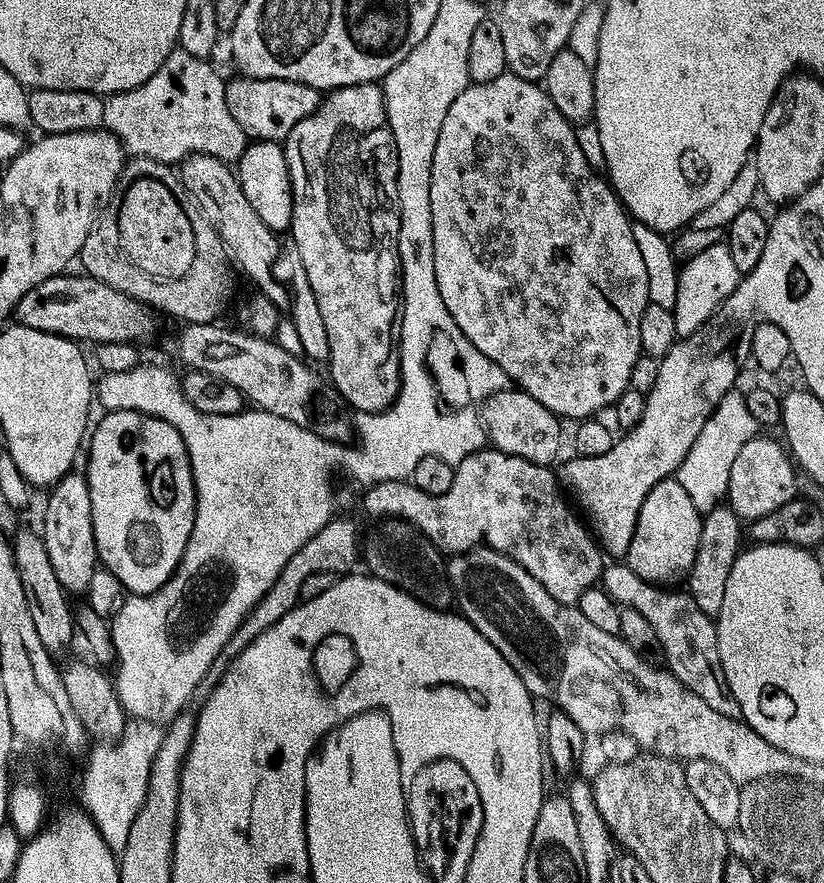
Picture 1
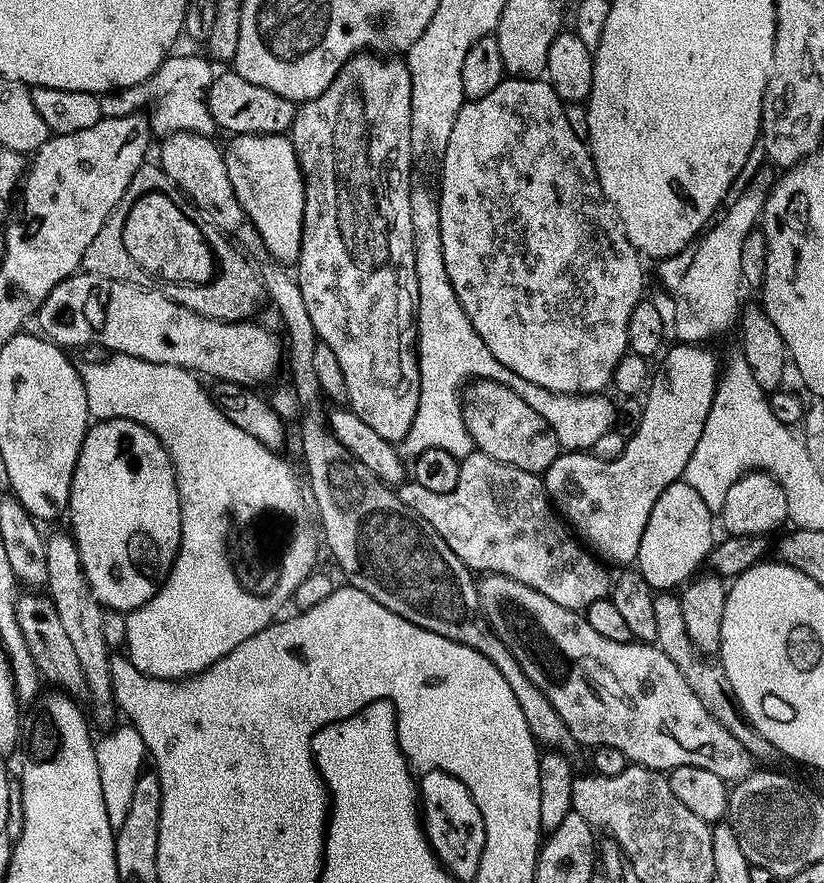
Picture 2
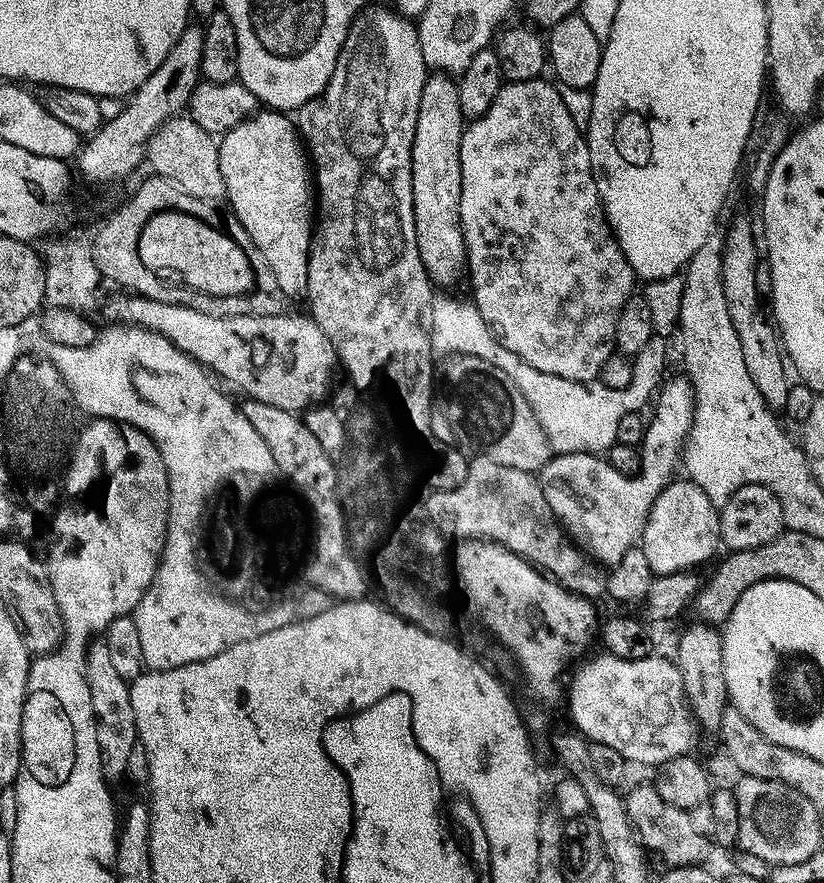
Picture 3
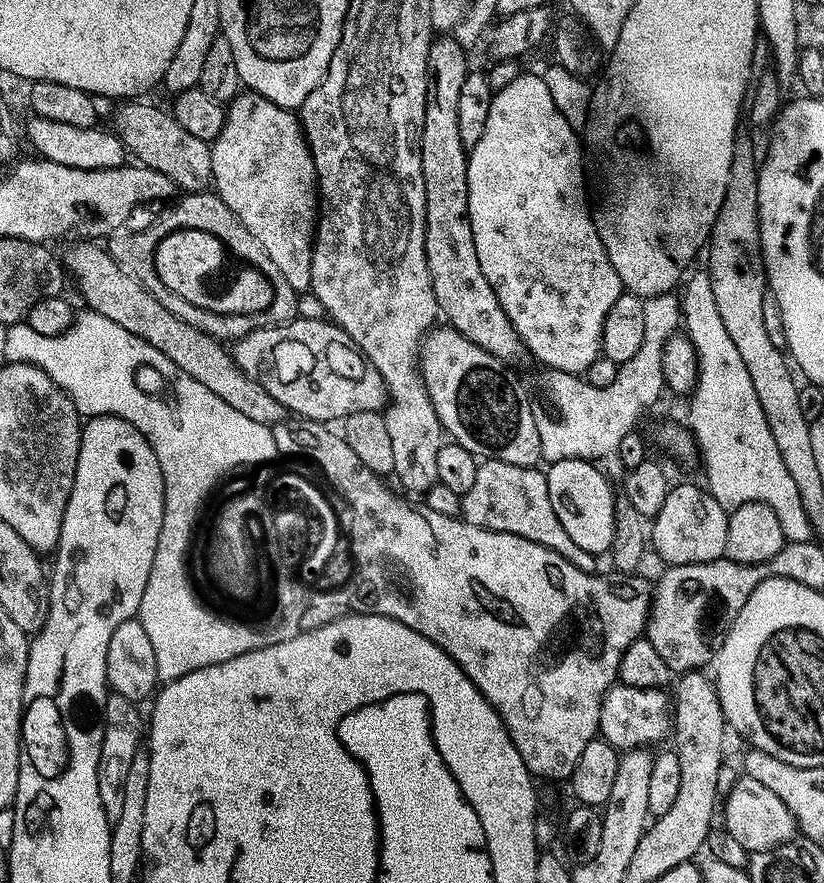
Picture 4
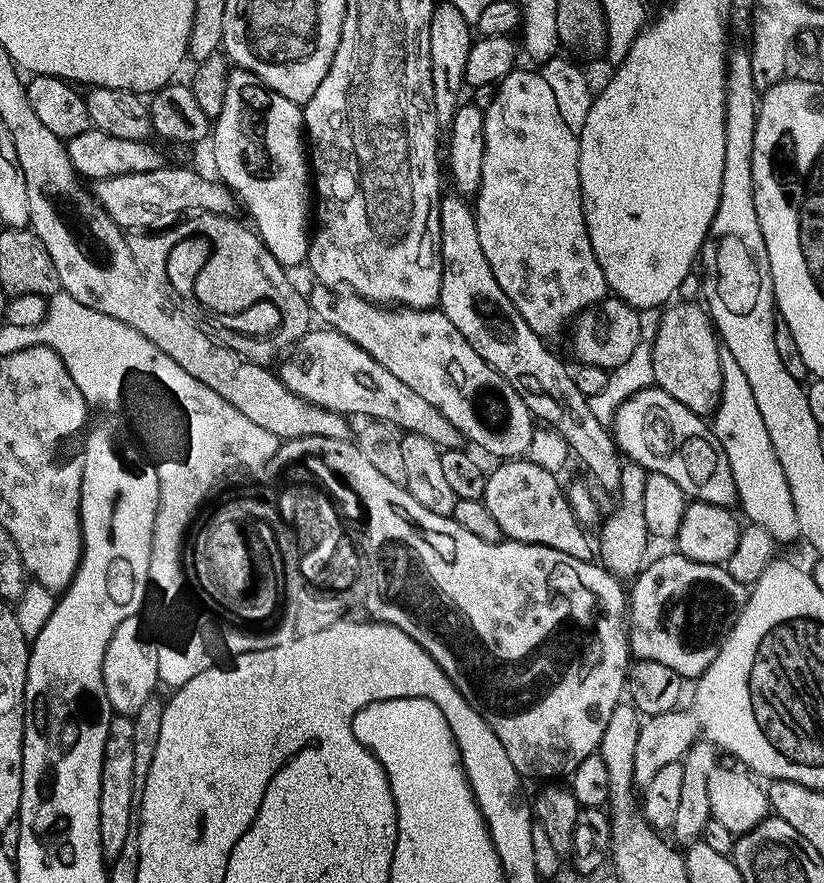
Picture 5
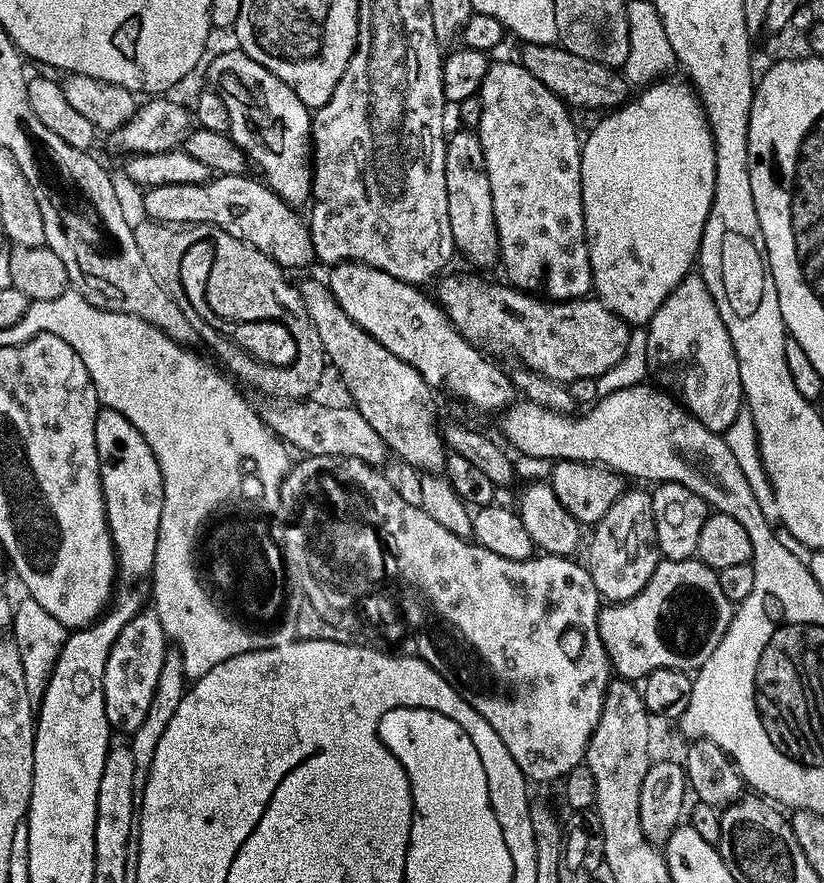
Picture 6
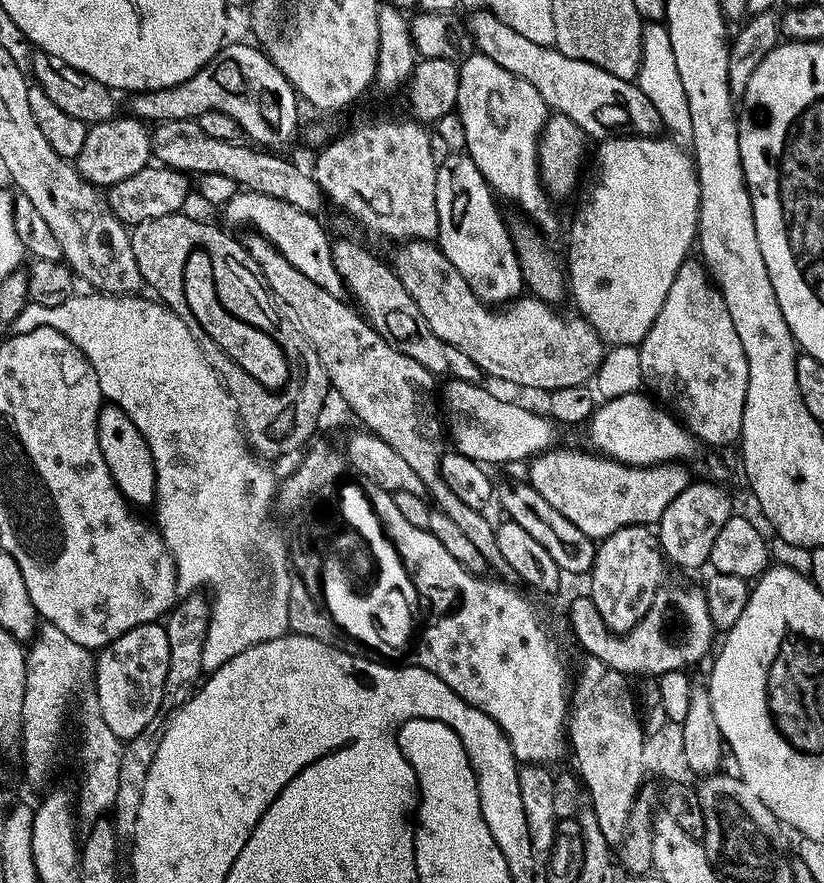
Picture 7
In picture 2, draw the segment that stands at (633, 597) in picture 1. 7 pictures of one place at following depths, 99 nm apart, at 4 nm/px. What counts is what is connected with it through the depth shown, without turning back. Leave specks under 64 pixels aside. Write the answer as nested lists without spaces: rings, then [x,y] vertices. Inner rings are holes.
[[[664,590],[656,596],[654,622],[658,622],[655,643],[664,651],[666,658],[670,658],[670,662],[674,662],[678,670],[682,670],[686,682],[690,682],[690,690],[698,694],[698,702],[702,702],[702,706],[706,706],[706,710],[710,710],[710,714],[714,714],[714,718],[718,718],[718,722],[722,722],[722,726],[726,726],[726,730],[730,730],[730,734],[734,734],[734,738],[738,738],[738,742],[746,746],[752,757],[773,755],[772,743],[762,738],[762,734],[758,734],[752,723],[744,717],[744,712],[740,709],[740,701],[734,694],[734,686],[730,686],[730,678],[726,678],[724,673],[723,664],[715,659],[706,658],[705,653],[701,652],[700,647],[690,638],[686,630],[686,621],[682,618],[679,595]]]

